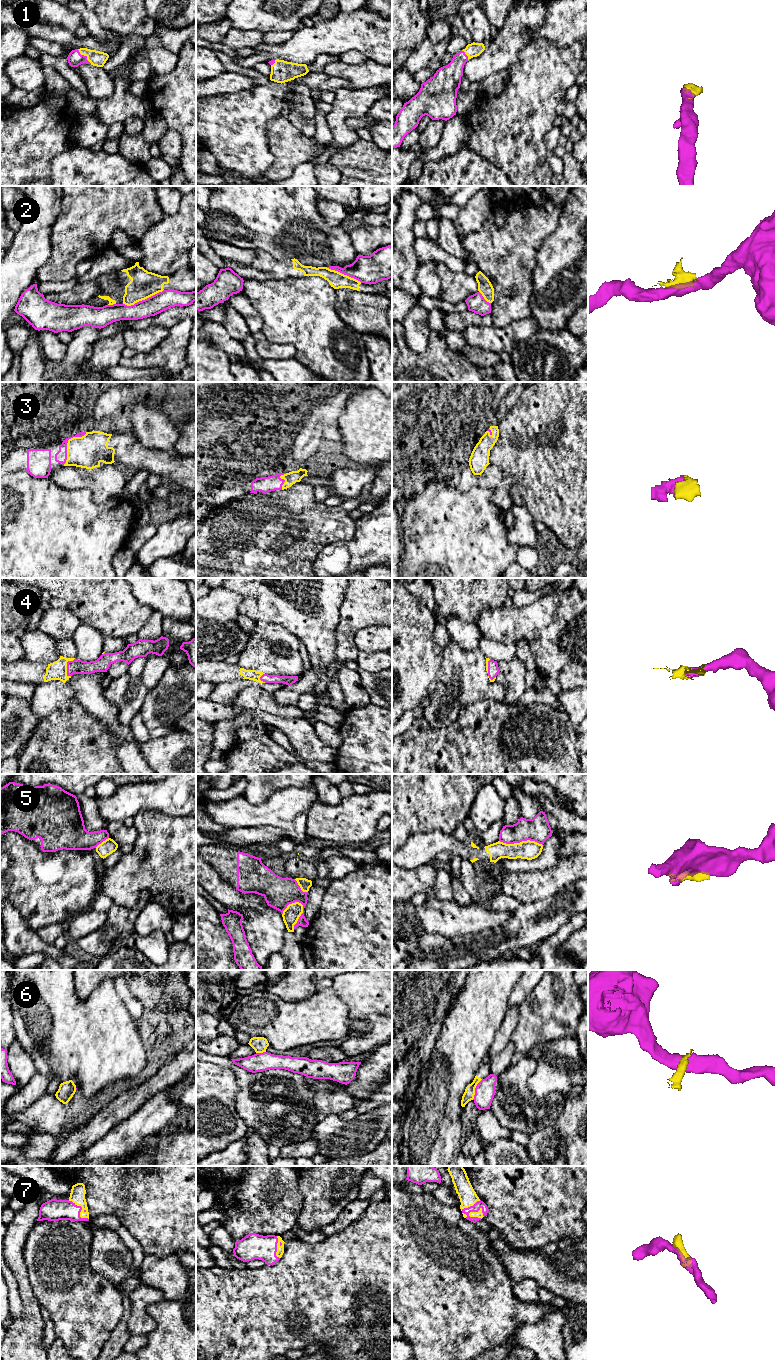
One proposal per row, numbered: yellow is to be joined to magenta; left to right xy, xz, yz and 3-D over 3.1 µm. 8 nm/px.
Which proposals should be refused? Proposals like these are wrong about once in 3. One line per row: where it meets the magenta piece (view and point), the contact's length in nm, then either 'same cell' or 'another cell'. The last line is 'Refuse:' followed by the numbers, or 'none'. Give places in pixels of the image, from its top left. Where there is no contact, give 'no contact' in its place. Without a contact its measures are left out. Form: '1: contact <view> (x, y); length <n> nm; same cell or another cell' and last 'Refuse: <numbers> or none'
1: contact xy (83, 55); length 170 nm; same cell
2: contact xy (143, 300); length 340 nm; another cell
3: contact xy (66, 444); length 320 nm; same cell
4: contact xy (67, 665); length 170 nm; same cell
5: contact xz (301, 915); length 220 nm; another cell
6: contact yz (475, 1089); length 190 nm; another cell
7: contact yz (475, 1211); length 180 nm; same cell
Refuse: 2, 5, 6

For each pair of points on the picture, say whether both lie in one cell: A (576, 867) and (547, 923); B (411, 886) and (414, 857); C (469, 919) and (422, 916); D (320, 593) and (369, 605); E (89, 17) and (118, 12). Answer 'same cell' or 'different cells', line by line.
A: different cells
B: different cells
C: same cell
D: different cells
E: different cells

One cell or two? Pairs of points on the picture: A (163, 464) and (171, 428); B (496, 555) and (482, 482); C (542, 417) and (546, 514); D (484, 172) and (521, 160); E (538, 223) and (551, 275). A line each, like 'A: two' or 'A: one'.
A: two
B: two
C: one
D: two
E: two

